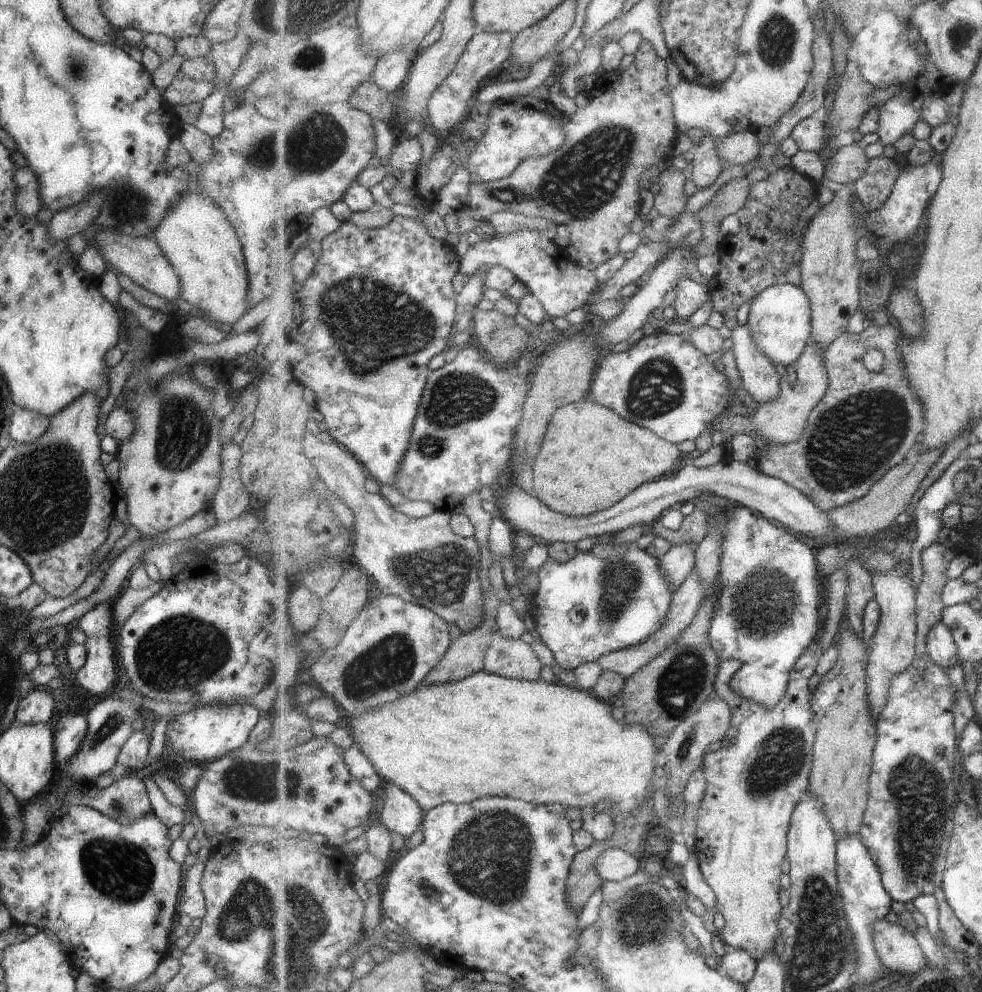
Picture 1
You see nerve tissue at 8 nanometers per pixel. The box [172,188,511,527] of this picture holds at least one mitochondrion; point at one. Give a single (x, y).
(388, 325)

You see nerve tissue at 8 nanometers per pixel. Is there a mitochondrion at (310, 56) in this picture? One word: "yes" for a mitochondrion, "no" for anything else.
yes

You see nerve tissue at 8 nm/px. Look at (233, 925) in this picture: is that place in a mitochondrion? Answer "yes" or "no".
yes

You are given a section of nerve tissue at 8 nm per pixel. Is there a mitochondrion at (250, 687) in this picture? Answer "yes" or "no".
no

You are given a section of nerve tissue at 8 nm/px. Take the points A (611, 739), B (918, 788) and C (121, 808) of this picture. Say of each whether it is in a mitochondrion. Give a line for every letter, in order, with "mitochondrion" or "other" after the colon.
A: other
B: mitochondrion
C: mitochondrion

